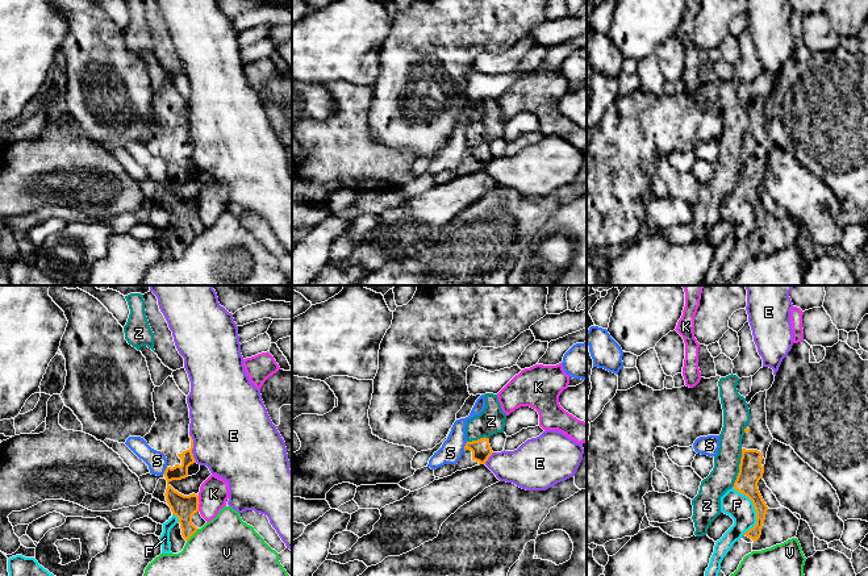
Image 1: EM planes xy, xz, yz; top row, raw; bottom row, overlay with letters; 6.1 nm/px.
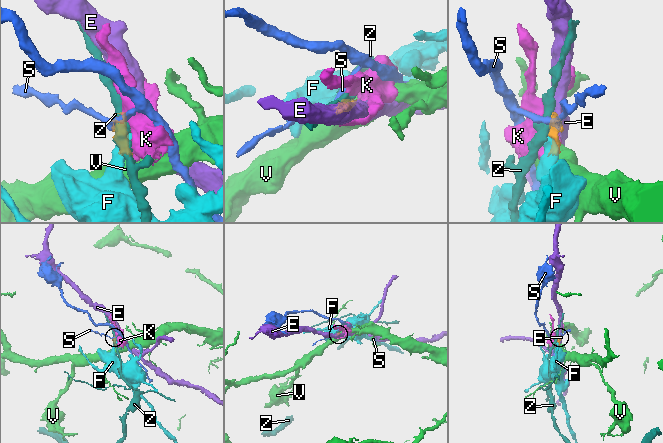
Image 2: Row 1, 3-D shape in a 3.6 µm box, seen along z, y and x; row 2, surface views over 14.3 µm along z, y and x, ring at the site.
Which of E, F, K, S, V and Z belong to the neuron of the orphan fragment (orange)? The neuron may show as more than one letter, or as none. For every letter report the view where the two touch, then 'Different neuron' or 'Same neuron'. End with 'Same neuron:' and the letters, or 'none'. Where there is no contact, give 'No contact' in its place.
E: Touches orange in xy. Different neuron
F: Touches orange in yz. Different neuron
K: Touches orange in xy. Different neuron
S: Touches orange in xz. Different neuron
V: Touches orange in xy. Different neuron
Z: Touches orange in yz. Different neuron
Same neuron: none

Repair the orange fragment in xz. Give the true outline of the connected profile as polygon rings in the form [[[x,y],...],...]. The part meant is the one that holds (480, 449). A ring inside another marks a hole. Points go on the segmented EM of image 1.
[[[484,437],[477,441],[467,442],[459,462],[456,464],[445,464],[434,469],[434,476],[443,479],[443,477],[451,476],[456,471],[485,464],[485,462],[492,454],[493,451],[489,444],[489,438]]]

